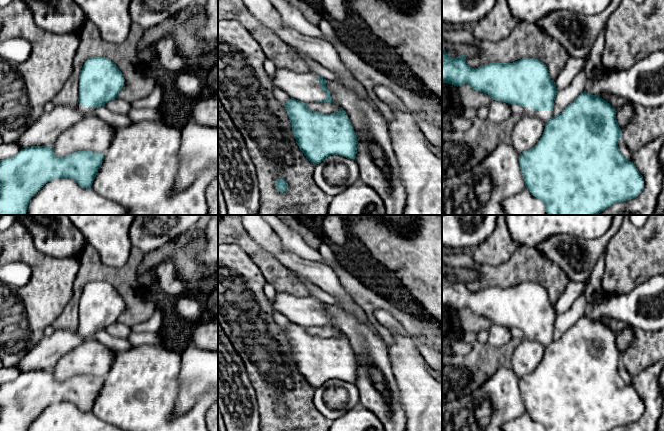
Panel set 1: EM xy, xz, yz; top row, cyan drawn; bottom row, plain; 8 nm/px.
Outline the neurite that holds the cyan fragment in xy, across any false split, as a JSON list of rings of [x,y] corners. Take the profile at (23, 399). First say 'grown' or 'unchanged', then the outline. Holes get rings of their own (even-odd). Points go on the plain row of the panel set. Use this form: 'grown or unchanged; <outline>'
grown; [[[105,281],[88,283],[79,299],[78,326],[73,331],[56,330],[51,336],[43,337],[22,360],[15,363],[21,374],[15,380],[0,385],[0,431],[28,431],[31,422],[46,407],[57,402],[71,402],[81,411],[91,413],[104,377],[78,375],[57,381],[52,369],[73,348],[92,339],[95,332],[117,322],[123,310],[123,298],[114,286]]]

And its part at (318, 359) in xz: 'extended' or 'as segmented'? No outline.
extended

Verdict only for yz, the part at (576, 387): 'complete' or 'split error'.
split error

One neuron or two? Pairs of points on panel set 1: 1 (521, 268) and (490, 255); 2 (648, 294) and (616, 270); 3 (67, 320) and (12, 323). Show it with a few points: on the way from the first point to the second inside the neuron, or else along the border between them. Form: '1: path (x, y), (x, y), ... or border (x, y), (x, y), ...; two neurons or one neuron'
1: border (520, 246), (503, 263); two neurons
2: border (653, 276), (629, 291), (615, 295); two neurons
3: border (67, 302), (62, 312), (50, 325); two neurons

